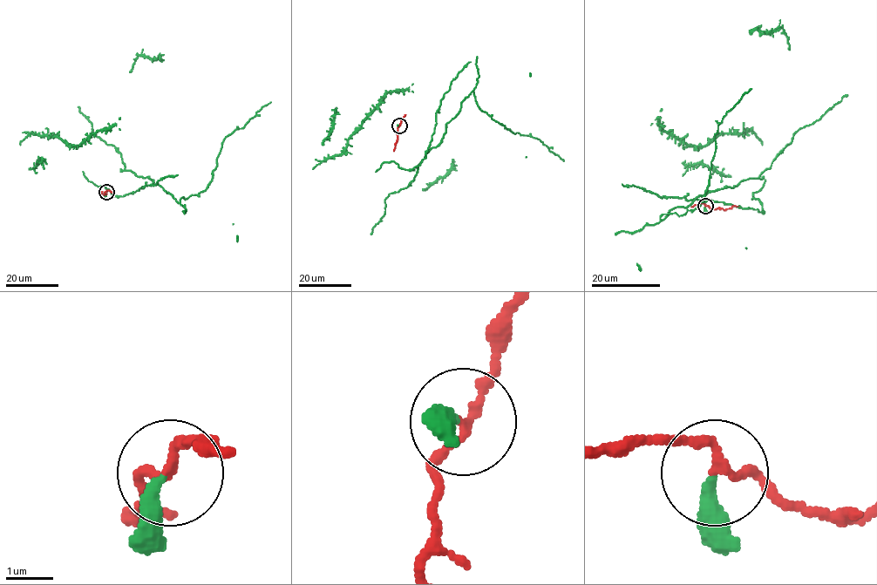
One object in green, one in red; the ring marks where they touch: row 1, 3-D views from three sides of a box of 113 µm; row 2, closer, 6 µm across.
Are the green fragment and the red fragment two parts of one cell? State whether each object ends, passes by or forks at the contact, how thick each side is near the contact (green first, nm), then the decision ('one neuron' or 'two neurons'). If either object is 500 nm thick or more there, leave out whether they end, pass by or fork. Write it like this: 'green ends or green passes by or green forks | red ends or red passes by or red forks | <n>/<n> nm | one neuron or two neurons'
green ends | red passes by | 280/170 nm | two neurons

